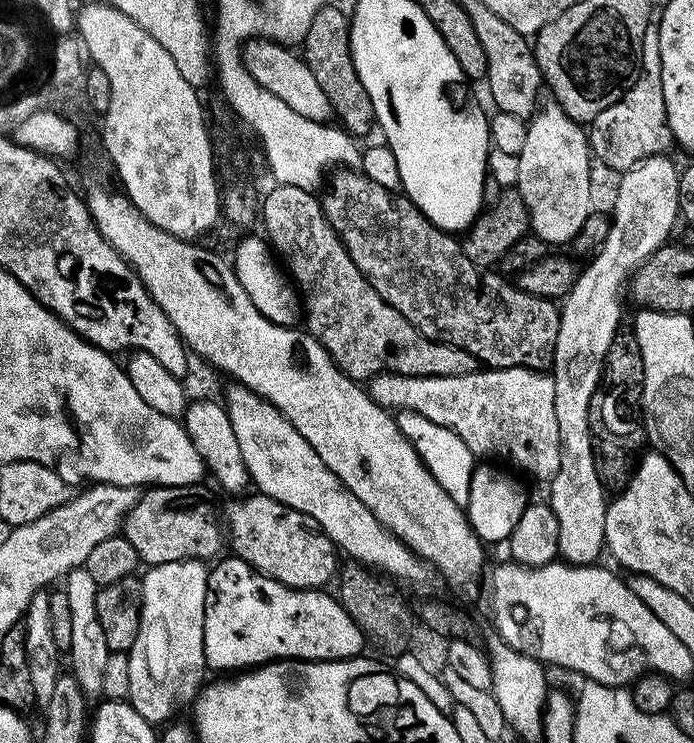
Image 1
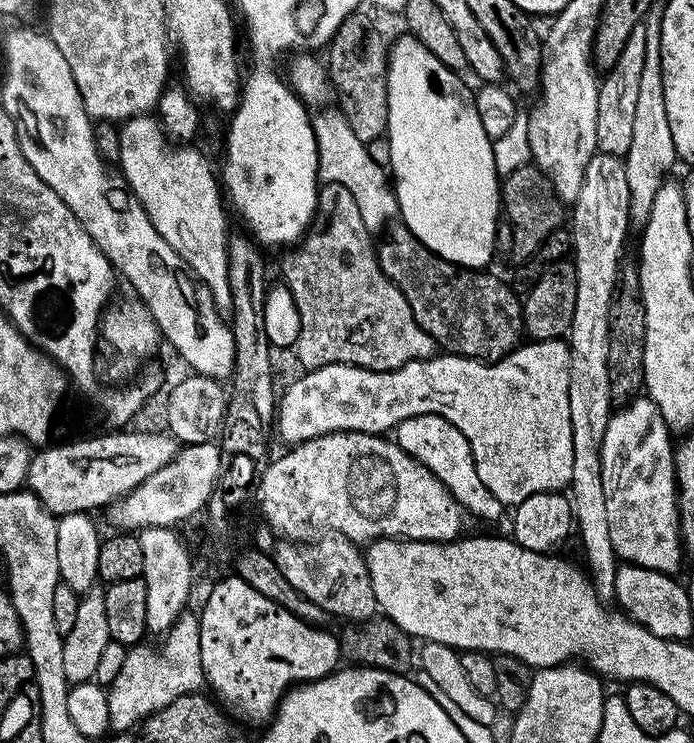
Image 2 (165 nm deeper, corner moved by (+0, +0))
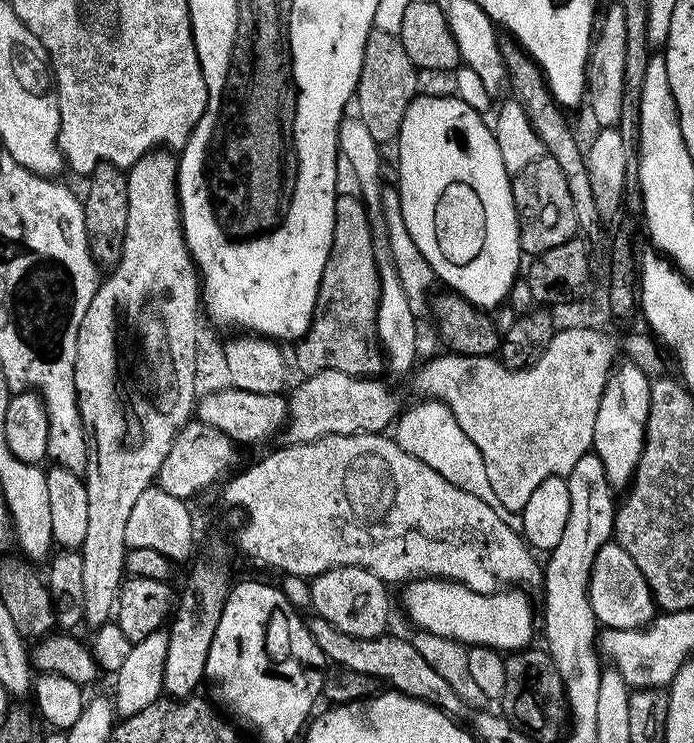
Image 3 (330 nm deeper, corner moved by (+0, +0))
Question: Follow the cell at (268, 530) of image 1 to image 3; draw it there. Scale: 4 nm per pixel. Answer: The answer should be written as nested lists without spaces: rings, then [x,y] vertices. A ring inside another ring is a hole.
[[[354,566],[331,568],[320,576],[311,577],[310,585],[313,594],[311,611],[330,622],[330,626],[338,626],[338,630],[354,634],[354,638],[378,638],[389,631],[388,615],[392,612],[392,604],[388,601],[390,588],[370,574],[370,570]]]

